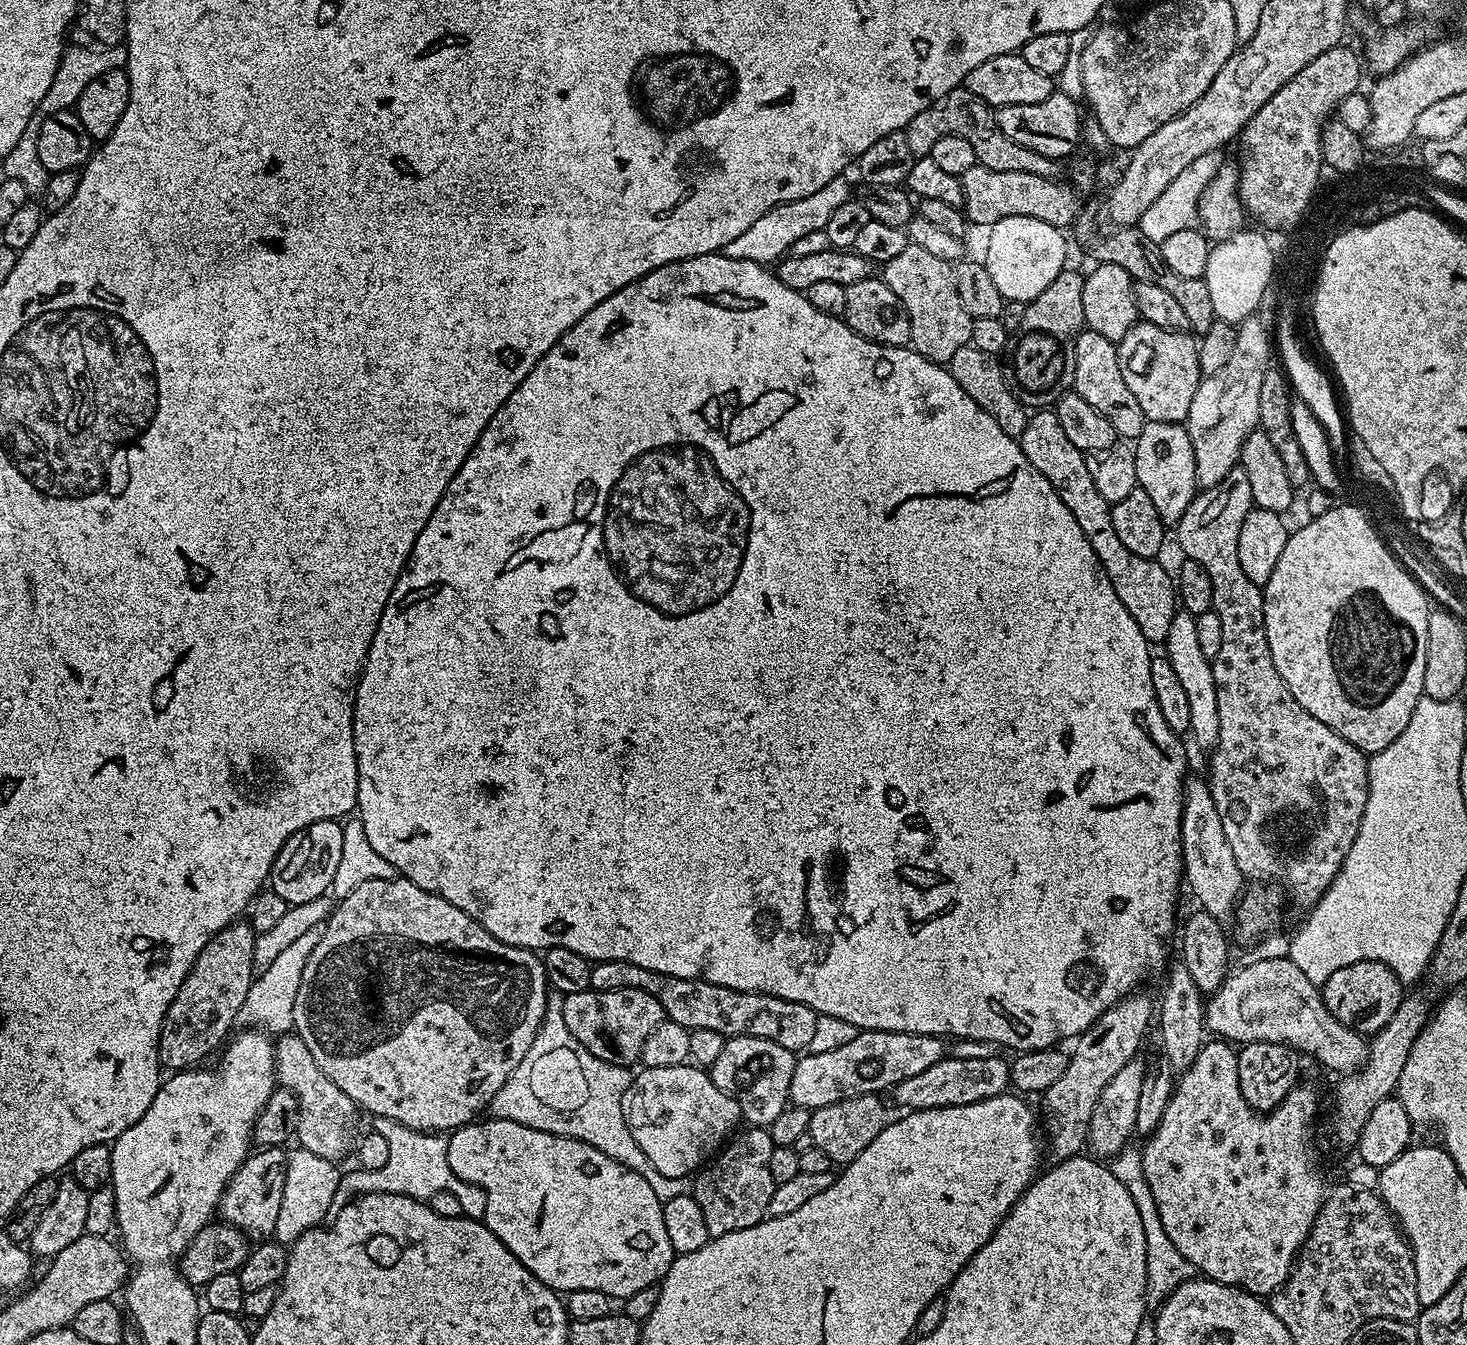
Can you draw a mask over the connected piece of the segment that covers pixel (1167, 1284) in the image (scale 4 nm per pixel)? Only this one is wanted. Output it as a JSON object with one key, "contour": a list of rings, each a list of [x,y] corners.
{"contour":[[[1125,1146],[1116,1156],[1111,1157],[1110,1167],[1114,1178],[1130,1190],[1130,1198],[1134,1198],[1134,1206],[1138,1206],[1138,1214],[1142,1218],[1142,1230],[1146,1234],[1146,1270],[1148,1271],[1148,1298],[1147,1303],[1159,1306],[1168,1299],[1175,1288],[1182,1286],[1182,1282],[1193,1279],[1192,1264],[1182,1254],[1178,1254],[1178,1246],[1170,1242],[1166,1230],[1162,1230],[1162,1218],[1158,1218],[1158,1206],[1154,1206],[1154,1194],[1150,1194],[1150,1186],[1146,1186],[1146,1178],[1140,1161],[1139,1147]]]}

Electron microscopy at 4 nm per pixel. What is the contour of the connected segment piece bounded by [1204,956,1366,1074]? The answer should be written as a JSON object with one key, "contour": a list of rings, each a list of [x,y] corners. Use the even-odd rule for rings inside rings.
{"contour":[[[1288,956],[1262,958],[1229,974],[1222,986],[1218,986],[1218,990],[1207,997],[1204,1006],[1204,1026],[1213,1037],[1235,1042],[1240,1046],[1254,1042],[1289,1044],[1305,1057],[1313,1056],[1318,1063],[1325,1064],[1330,1071],[1340,1072],[1339,1074],[1357,1071],[1366,1059],[1365,1037],[1332,1017],[1324,1004],[1321,989],[1314,982],[1310,982],[1310,978],[1306,978],[1306,974]]]}

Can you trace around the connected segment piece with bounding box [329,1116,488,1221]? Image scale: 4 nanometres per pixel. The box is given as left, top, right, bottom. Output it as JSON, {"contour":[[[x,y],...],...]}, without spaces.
{"contour":[[[375,1117],[374,1130],[386,1138],[390,1145],[390,1158],[382,1170],[370,1170],[357,1167],[356,1172],[345,1171],[341,1181],[338,1182],[338,1190],[334,1193],[331,1204],[331,1217],[337,1216],[343,1208],[358,1196],[374,1194],[402,1194],[415,1200],[431,1201],[431,1196],[439,1192],[452,1192],[454,1199],[460,1203],[459,1211],[470,1220],[483,1221],[488,1213],[488,1195],[484,1193],[479,1183],[469,1182],[453,1174],[448,1161],[448,1142],[443,1135],[430,1132],[421,1132],[419,1128],[407,1128],[390,1118]]]}

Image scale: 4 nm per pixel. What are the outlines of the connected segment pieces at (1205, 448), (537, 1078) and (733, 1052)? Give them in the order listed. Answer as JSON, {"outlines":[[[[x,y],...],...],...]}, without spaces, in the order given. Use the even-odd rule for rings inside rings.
{"outlines":[[[[1258,319],[1239,323],[1237,342],[1226,366],[1217,373],[1204,376],[1194,393],[1194,402],[1190,402],[1192,413],[1187,418],[1186,427],[1194,446],[1196,483],[1201,489],[1212,488],[1222,482],[1222,478],[1239,465],[1240,448],[1248,435],[1257,431],[1260,423],[1258,397],[1262,390],[1262,378],[1266,378],[1274,360],[1274,340],[1269,325],[1267,328]]],[[[549,995],[548,1008],[544,1012],[544,1020],[540,1024],[538,1034],[530,1050],[526,1050],[526,1058],[518,1062],[510,1078],[506,1078],[502,1090],[494,1094],[490,1105],[491,1115],[497,1120],[513,1120],[534,1130],[569,1136],[602,1150],[606,1158],[614,1158],[614,1162],[622,1162],[622,1166],[634,1170],[634,1174],[642,1174],[642,1178],[650,1182],[654,1194],[658,1194],[662,1202],[675,1196],[685,1195],[690,1188],[689,1181],[666,1178],[666,1174],[658,1174],[658,1170],[654,1170],[654,1162],[650,1162],[650,1158],[642,1154],[642,1146],[638,1146],[638,1142],[634,1142],[634,1134],[630,1134],[628,1123],[622,1114],[622,1098],[632,1084],[633,1073],[628,1068],[607,1064],[594,1058],[594,1054],[590,1054],[590,1050],[586,1050],[586,1046],[582,1046],[582,1042],[578,1042],[574,1034],[570,1034],[570,1029],[566,1026],[566,1018],[562,1018],[563,1005],[564,1001],[559,995]]],[[[730,1036],[725,1039],[722,1054],[714,1058],[710,1075],[714,1086],[718,1086],[718,1090],[727,1092],[736,1099],[741,1117],[745,1121],[749,1120],[747,1122],[749,1125],[771,1126],[774,1120],[782,1114],[784,1108],[789,1107],[790,1078],[794,1078],[797,1059],[797,1053],[778,1046],[778,1042],[770,1042],[766,1038],[757,1036]]]]}

